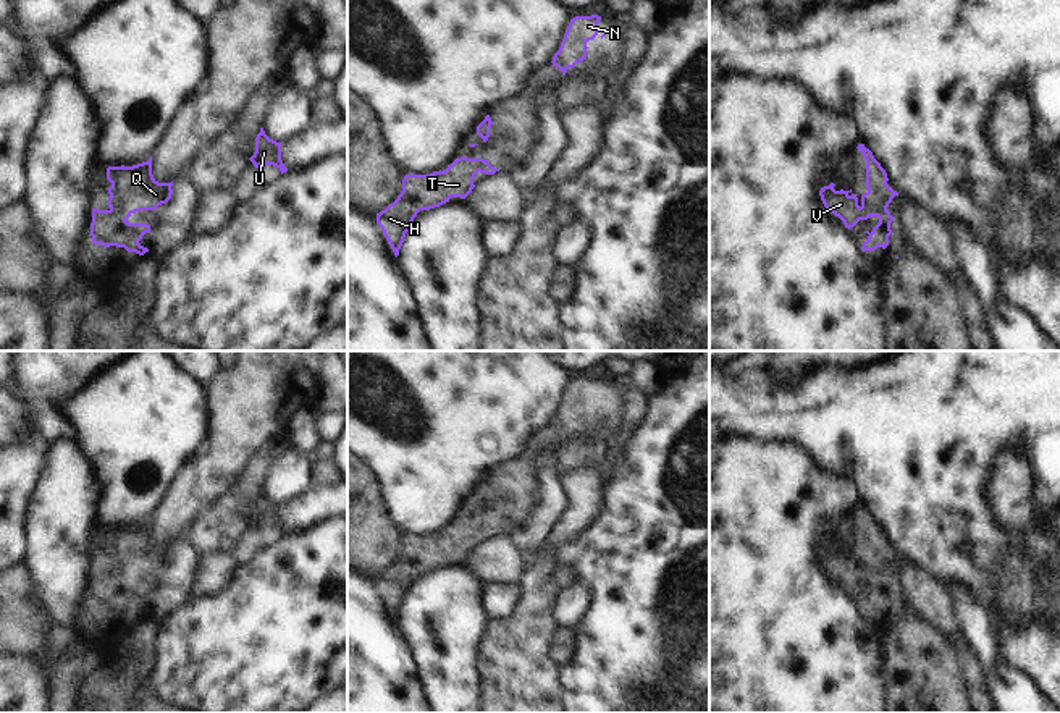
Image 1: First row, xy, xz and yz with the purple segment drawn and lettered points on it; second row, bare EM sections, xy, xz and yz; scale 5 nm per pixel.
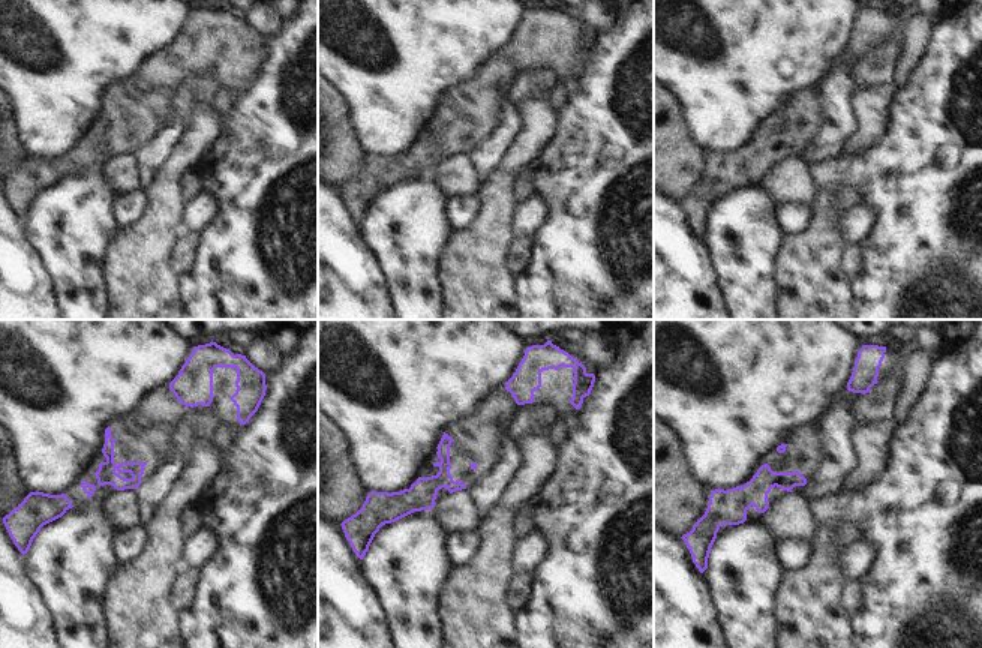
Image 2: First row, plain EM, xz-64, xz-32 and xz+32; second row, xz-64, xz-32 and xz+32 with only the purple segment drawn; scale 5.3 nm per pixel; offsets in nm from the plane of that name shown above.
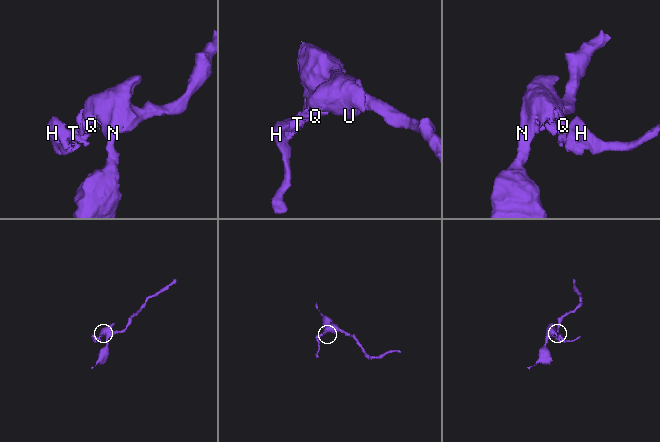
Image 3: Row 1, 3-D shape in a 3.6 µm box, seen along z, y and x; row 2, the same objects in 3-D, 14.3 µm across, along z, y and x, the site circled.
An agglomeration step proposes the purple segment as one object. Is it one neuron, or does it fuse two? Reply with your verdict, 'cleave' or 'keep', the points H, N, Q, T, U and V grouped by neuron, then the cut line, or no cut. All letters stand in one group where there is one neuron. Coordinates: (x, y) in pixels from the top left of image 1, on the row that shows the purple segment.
keep; H N Q T U V; no cut

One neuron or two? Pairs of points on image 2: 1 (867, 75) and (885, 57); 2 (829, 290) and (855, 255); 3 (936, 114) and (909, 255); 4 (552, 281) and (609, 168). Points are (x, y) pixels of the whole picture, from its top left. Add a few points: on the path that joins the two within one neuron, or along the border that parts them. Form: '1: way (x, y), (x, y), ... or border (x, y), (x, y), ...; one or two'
1: way (871, 71), (880, 62); one
2: border (847, 245), (844, 267), (853, 281); two
3: way (934, 149), (919, 168), (919, 221); one
4: way (580, 252), (595, 237), (600, 197); one

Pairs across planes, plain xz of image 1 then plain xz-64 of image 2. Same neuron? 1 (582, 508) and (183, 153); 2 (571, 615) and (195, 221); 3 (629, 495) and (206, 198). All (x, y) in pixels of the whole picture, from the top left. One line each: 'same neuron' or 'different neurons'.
1: same neuron
2: same neuron
3: different neurons

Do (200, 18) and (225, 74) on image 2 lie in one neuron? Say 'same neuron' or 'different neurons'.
same neuron

